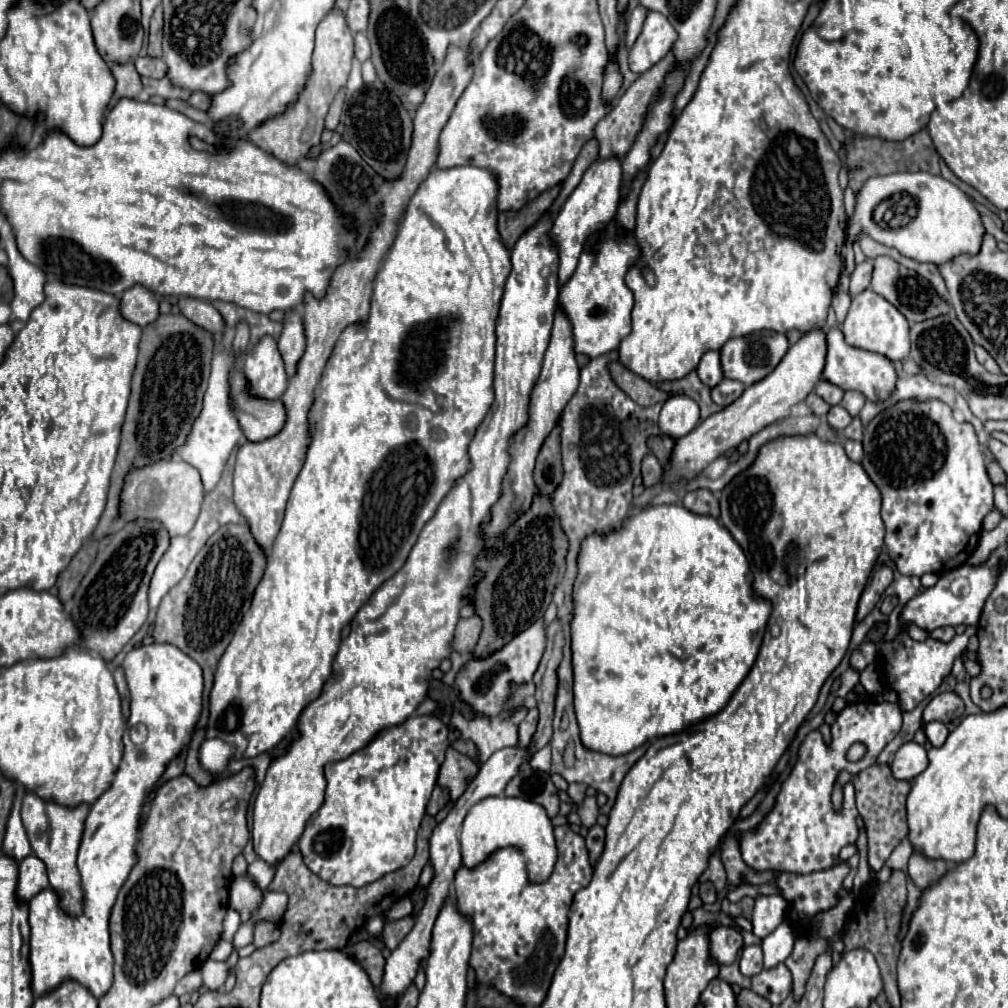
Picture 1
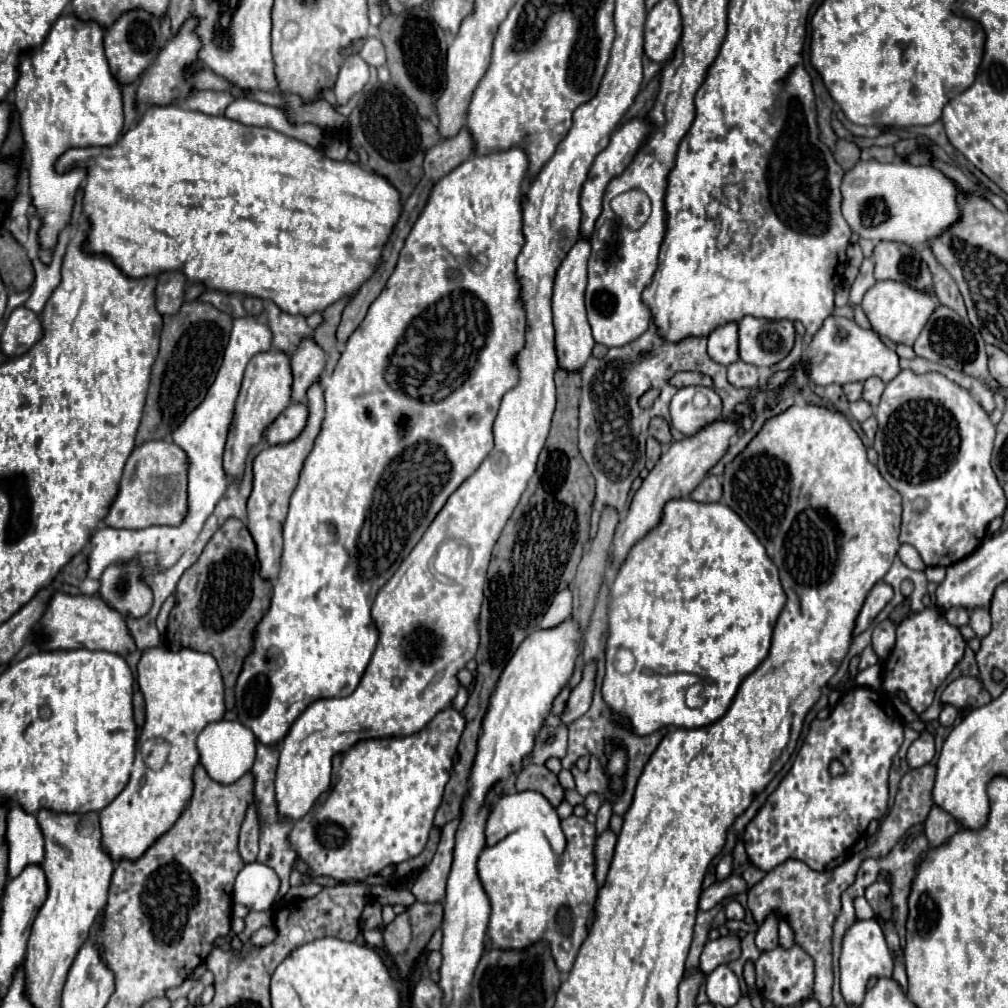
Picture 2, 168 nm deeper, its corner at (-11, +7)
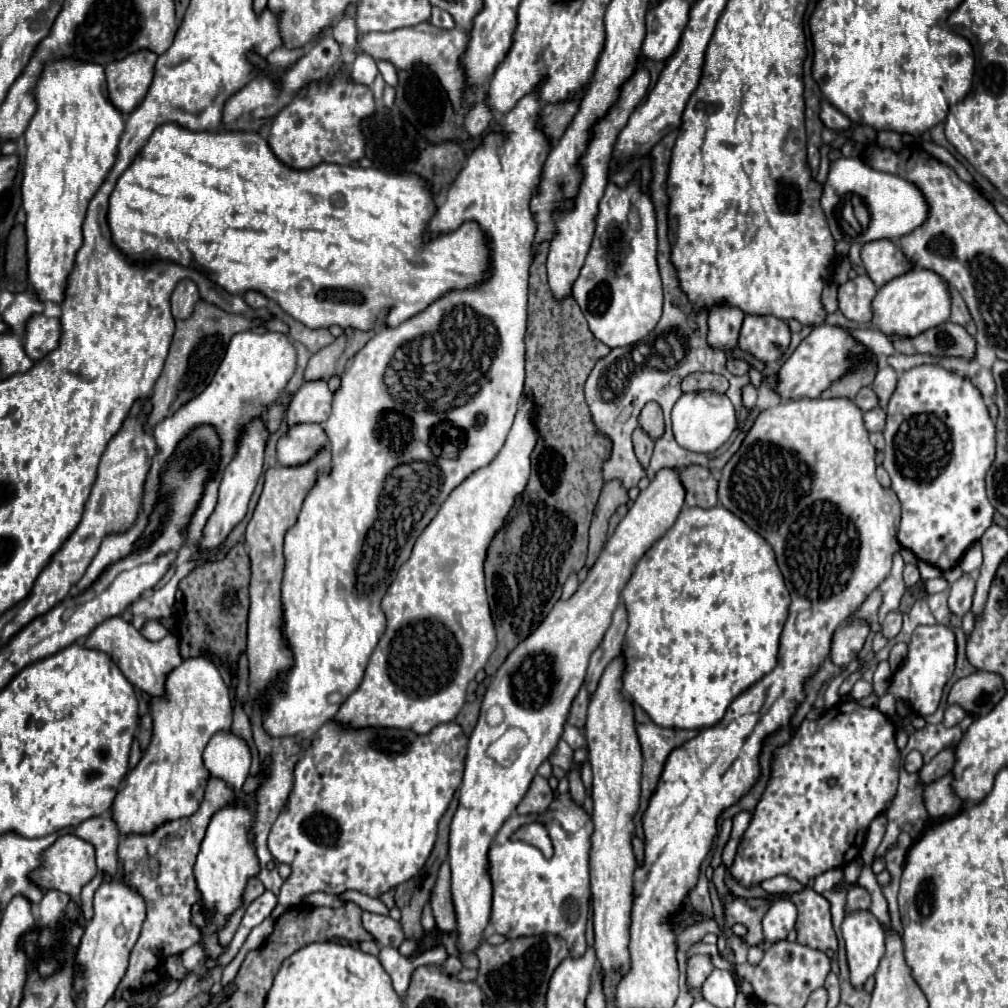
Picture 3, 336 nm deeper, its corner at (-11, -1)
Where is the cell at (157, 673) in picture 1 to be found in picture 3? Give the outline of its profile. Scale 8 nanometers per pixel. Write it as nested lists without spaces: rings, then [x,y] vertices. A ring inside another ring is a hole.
[[[206,657],[186,659],[182,665],[172,669],[164,681],[164,695],[150,699],[150,713],[154,721],[150,745],[144,751],[140,763],[126,775],[126,783],[112,803],[112,819],[122,835],[150,835],[168,821],[190,817],[198,809],[204,797],[206,781],[210,777],[208,769],[202,763],[202,751],[214,733],[228,731],[232,725],[232,705],[228,687],[220,675],[220,669]]]

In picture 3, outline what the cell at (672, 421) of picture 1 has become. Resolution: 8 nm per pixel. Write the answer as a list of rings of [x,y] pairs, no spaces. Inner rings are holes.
[[[698,391],[698,393],[684,393],[674,409],[672,409],[672,429],[676,441],[688,449],[698,453],[712,453],[720,445],[728,441],[736,427],[736,415],[730,399],[716,391]]]

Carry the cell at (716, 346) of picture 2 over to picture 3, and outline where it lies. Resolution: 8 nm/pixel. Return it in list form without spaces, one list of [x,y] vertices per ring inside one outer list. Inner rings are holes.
[[[716,307],[708,315],[708,345],[718,351],[732,351],[738,347],[738,333],[744,313],[736,307]]]

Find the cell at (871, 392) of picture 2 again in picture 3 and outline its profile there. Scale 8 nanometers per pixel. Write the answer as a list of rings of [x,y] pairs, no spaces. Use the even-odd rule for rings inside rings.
[[[882,365],[880,369],[878,369],[878,373],[876,373],[876,377],[874,377],[874,381],[872,381],[872,391],[878,395],[878,405],[880,407],[886,407],[888,405],[888,401],[890,401],[890,397],[892,397],[892,393],[894,393],[894,389],[896,389],[896,371],[892,369],[892,367],[888,367],[888,365]]]

